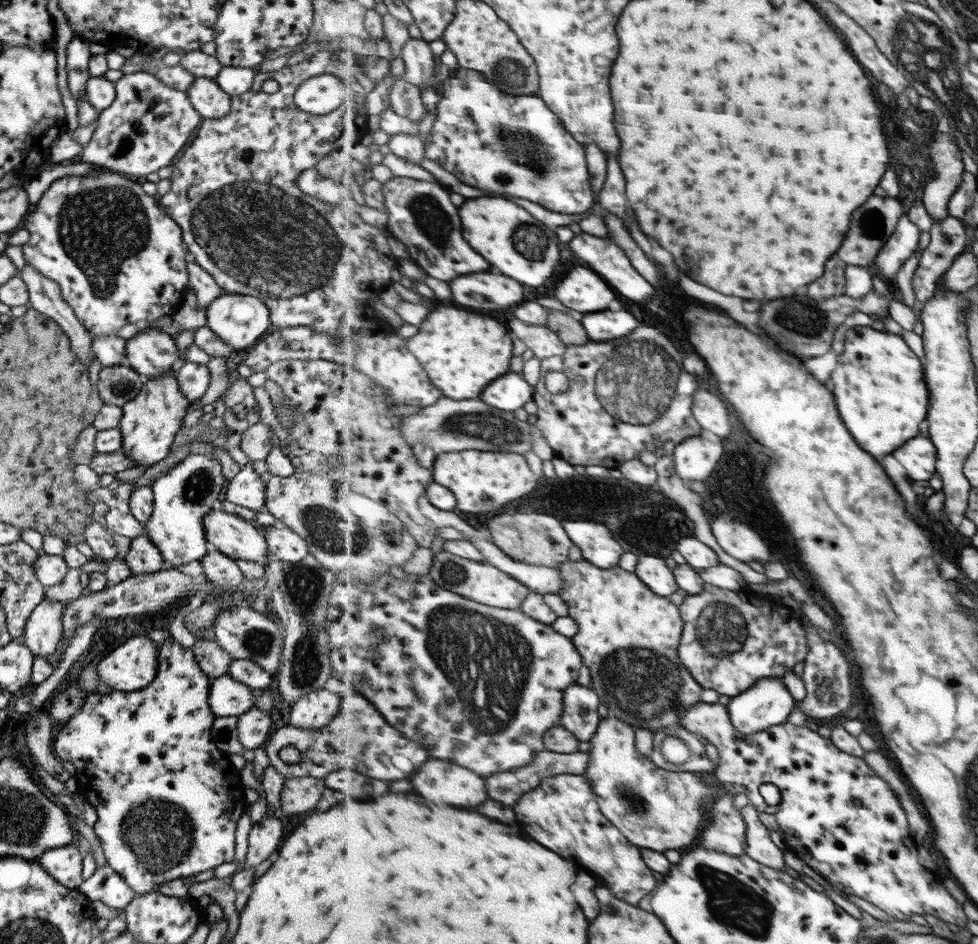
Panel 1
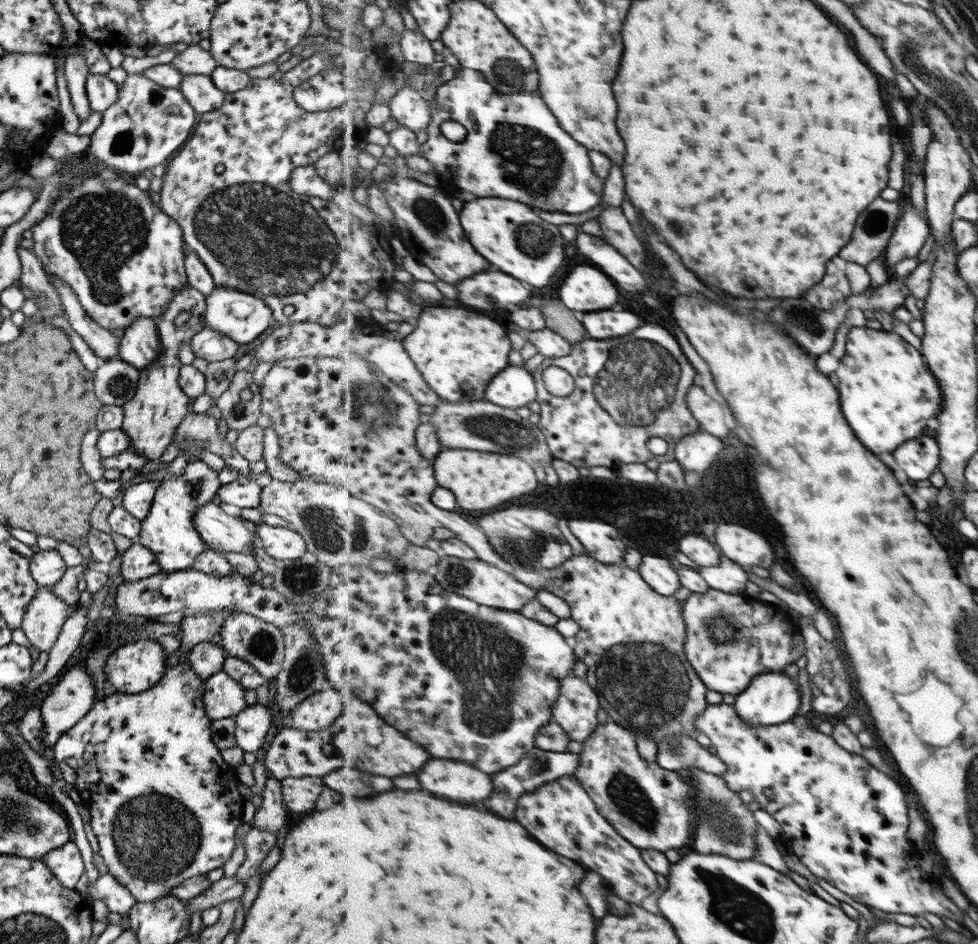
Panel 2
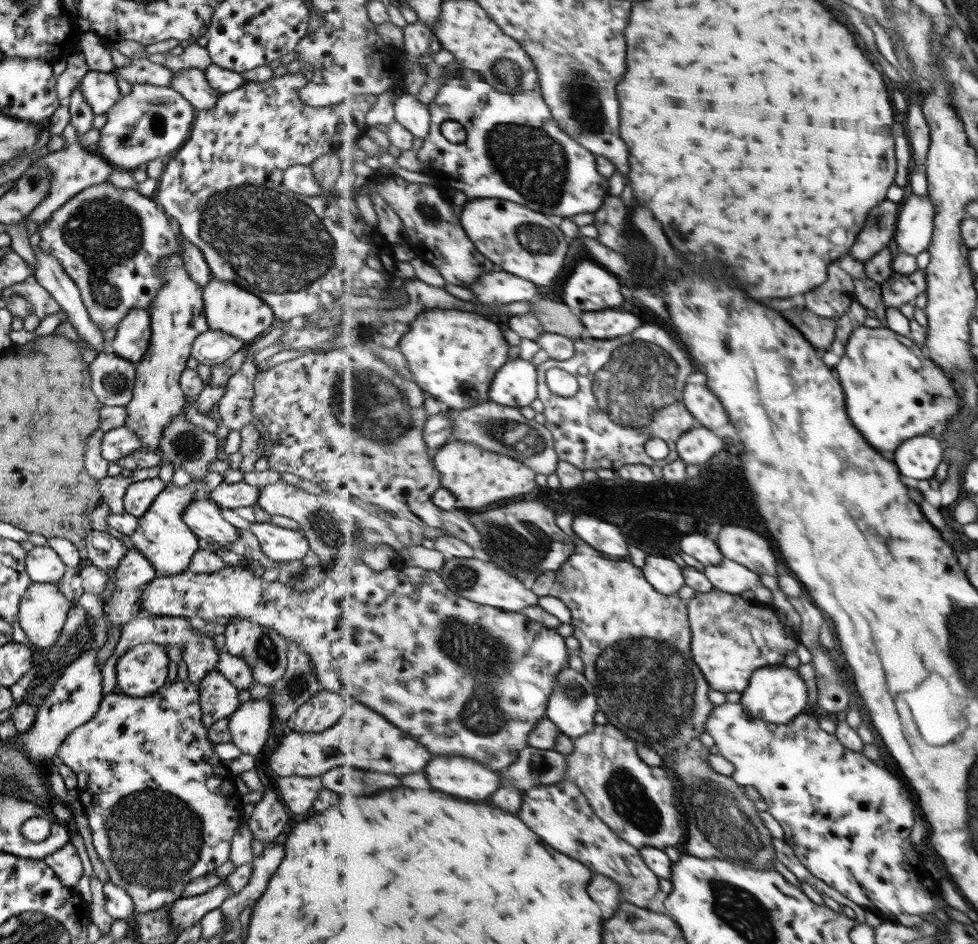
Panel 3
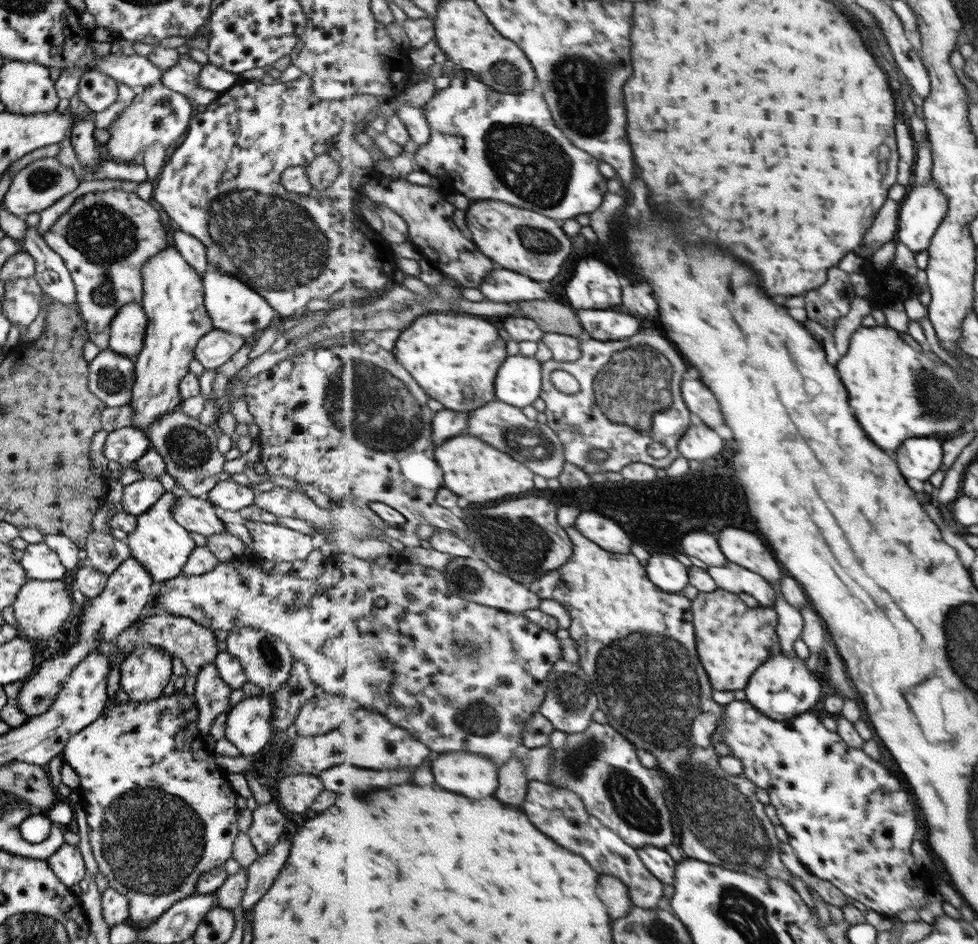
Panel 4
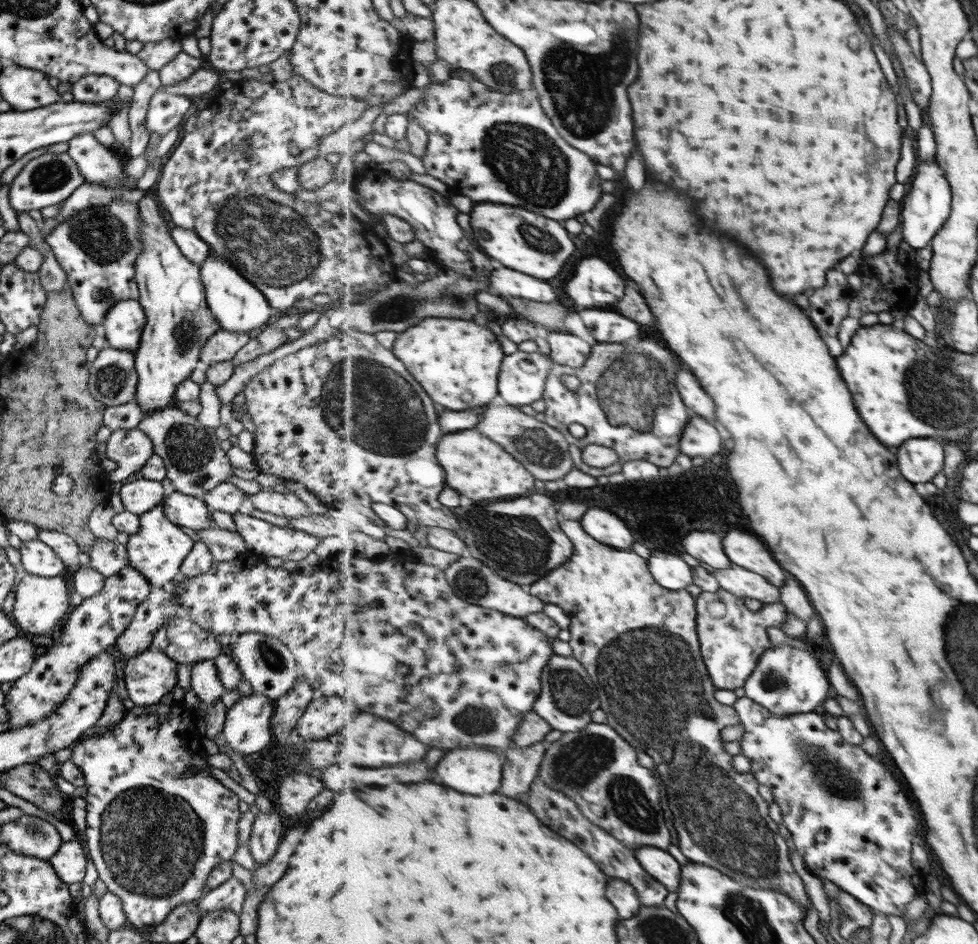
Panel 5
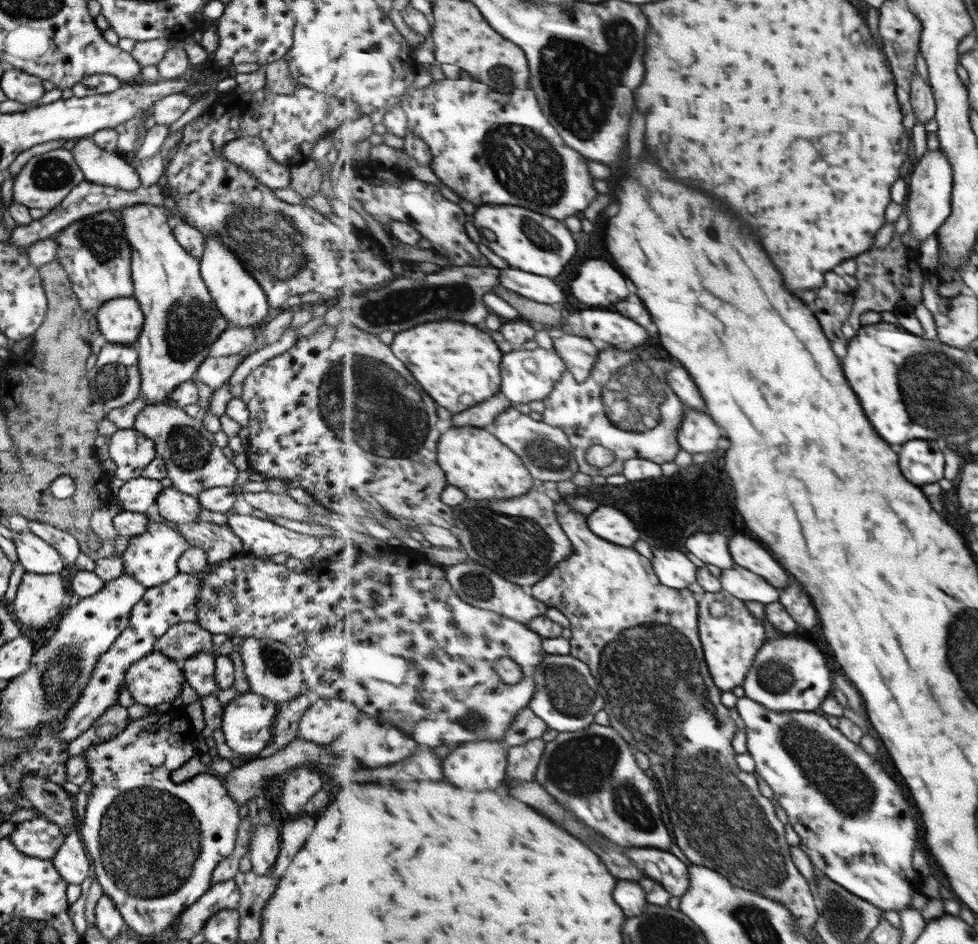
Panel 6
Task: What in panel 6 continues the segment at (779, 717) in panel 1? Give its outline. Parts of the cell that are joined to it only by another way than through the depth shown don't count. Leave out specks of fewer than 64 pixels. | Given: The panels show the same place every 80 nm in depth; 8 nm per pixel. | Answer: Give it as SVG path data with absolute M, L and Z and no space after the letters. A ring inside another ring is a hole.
M782 633L781 637L767 639L766 644L759 649L754 665L747 673L743 688L749 698L755 699L771 710L813 712L823 704L823 700L826 700L829 694L832 694L833 676L831 676L831 668L827 664L825 654L815 644L805 640L803 634Z

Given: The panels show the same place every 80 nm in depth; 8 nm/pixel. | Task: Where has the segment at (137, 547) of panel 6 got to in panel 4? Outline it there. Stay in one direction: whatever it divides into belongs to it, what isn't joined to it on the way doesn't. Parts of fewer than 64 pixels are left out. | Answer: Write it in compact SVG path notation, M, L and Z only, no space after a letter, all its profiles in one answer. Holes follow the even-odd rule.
M179 491L175 494L163 492L152 508L136 517L135 529L127 535L126 546L129 548L129 555L143 565L155 584L181 574L182 566L191 554L191 550L196 548L189 536L190 532L175 523L171 517L173 504L175 504L175 498L179 498L179 493Z

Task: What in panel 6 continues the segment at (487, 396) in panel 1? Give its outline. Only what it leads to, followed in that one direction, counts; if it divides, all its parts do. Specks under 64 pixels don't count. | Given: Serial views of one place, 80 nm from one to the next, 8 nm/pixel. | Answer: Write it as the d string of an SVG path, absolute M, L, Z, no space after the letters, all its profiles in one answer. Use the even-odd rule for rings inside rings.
M539 346L536 349L514 348L503 355L501 392L510 400L511 404L515 402L529 404L535 400L544 402L554 392L556 384L562 380L566 370L568 370L567 363L555 347L551 350Z

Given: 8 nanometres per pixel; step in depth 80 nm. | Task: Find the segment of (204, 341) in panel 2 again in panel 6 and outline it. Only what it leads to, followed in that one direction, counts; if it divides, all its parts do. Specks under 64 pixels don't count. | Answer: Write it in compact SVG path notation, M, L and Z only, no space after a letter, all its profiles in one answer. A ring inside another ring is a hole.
M229 325L209 346L207 357L231 356L248 347L254 339L255 327Z

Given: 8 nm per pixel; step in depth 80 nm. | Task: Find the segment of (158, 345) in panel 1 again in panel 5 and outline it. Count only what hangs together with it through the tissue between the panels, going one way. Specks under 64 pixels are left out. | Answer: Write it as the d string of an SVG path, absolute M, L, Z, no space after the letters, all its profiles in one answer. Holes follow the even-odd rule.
M117 301L106 310L103 326L104 338L111 347L130 350L138 347L139 337L146 323L141 305L137 301Z

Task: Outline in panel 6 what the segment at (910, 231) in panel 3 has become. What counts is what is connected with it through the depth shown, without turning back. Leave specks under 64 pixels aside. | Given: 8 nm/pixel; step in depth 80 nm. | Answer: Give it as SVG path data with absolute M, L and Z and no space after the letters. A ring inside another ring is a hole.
M941 149L926 152L917 162L914 162L908 175L910 193L904 205L905 213L911 219L911 233L919 240L925 242L931 234L936 234L946 220L952 215L954 194L954 166L945 151Z

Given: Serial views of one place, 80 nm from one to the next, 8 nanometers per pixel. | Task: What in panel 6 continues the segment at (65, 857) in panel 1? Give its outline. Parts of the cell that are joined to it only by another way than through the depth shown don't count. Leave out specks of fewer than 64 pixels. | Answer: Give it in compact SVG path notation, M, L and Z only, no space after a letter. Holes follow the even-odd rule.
M76 830L64 837L61 846L52 856L57 874L68 884L81 884L89 875L89 860Z

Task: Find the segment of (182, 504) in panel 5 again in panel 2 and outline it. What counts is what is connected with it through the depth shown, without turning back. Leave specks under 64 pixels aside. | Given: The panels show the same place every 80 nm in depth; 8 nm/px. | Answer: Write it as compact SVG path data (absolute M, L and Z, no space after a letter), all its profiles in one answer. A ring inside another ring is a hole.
M216 502L203 504L193 512L193 526L212 551L252 555L255 550L255 534L248 532L237 518L224 514Z

